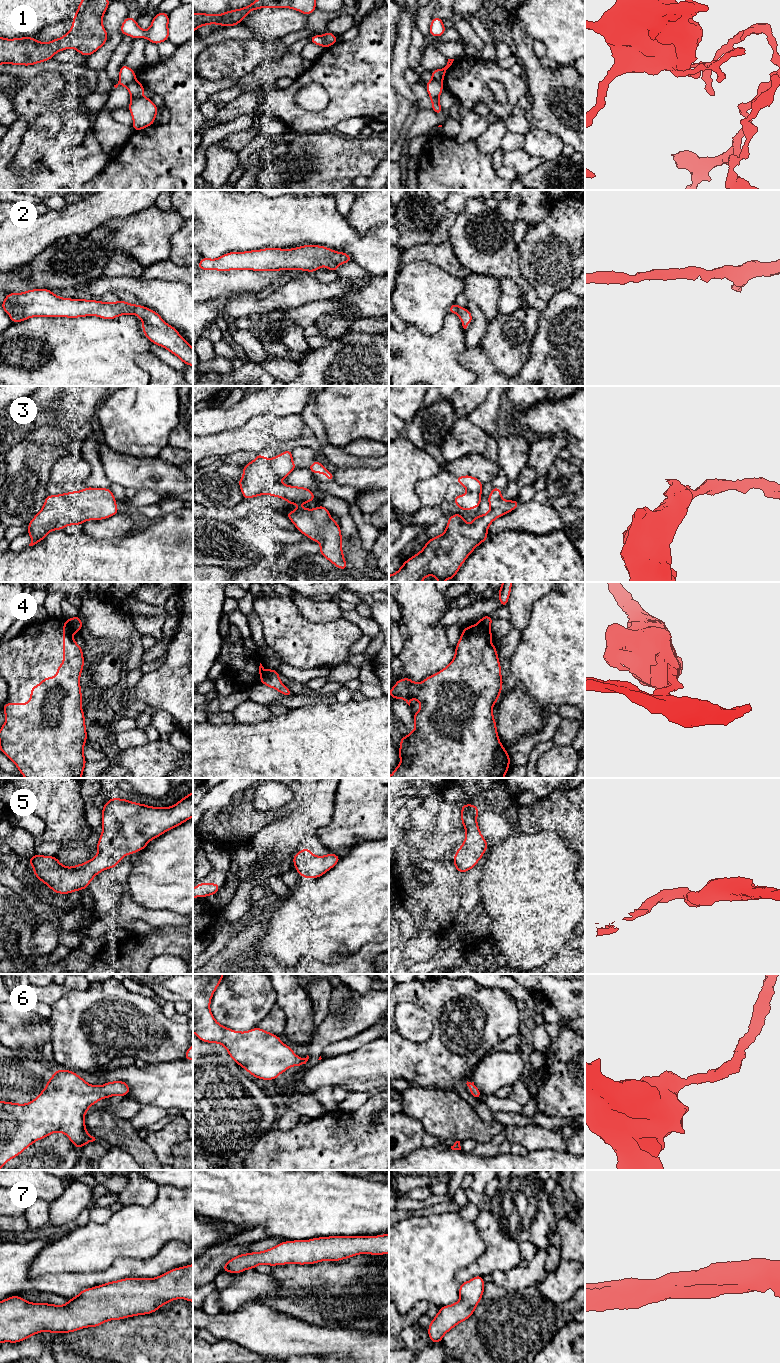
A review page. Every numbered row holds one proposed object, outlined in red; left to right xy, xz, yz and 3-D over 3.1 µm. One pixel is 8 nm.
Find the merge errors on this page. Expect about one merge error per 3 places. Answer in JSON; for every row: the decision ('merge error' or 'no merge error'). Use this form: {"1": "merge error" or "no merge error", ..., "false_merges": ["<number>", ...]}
{"1": "merge error", "2": "no merge error", "3": "no merge error", "4": "merge error", "5": "no merge error", "6": "no merge error", "7": "no merge error", "false_merges": ["1", "4"]}

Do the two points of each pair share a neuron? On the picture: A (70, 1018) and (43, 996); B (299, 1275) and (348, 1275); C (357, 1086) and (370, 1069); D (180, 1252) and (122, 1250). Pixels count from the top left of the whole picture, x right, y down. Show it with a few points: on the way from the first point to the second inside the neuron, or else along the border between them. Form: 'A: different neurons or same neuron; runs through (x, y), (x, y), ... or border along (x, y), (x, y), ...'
A: different neurons; border along (73, 990), (60, 996), (51, 1006)
B: same neuron; runs through (311, 1275), (336, 1275)
C: different neurons; border along (378, 1078), (367, 1081), (350, 1080), (337, 1086)
D: different neurons; border along (180, 1242), (168, 1241), (151, 1257), (136, 1259)

